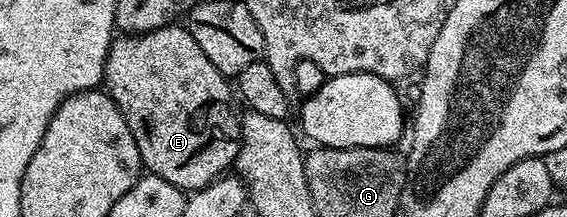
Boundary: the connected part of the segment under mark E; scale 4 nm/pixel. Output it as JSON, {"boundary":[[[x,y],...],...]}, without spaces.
{"boundary":[[[170,25],[160,27],[154,31],[143,31],[140,33],[125,33],[120,37],[114,38],[113,44],[109,46],[109,56],[105,62],[105,77],[103,80],[104,90],[113,99],[113,104],[119,109],[119,113],[123,113],[123,121],[127,121],[127,129],[131,129],[131,137],[135,137],[135,145],[139,145],[139,157],[141,158],[142,168],[150,175],[158,175],[163,177],[163,181],[171,181],[171,185],[175,185],[183,192],[192,193],[200,191],[202,187],[212,183],[214,179],[224,176],[225,171],[234,166],[237,161],[237,154],[241,148],[241,115],[239,111],[233,108],[233,99],[235,103],[235,95],[231,90],[231,83],[226,76],[219,73],[219,69],[215,69],[215,65],[211,65],[211,61],[207,61],[203,49],[199,49],[195,37],[191,37],[188,26]]]}

